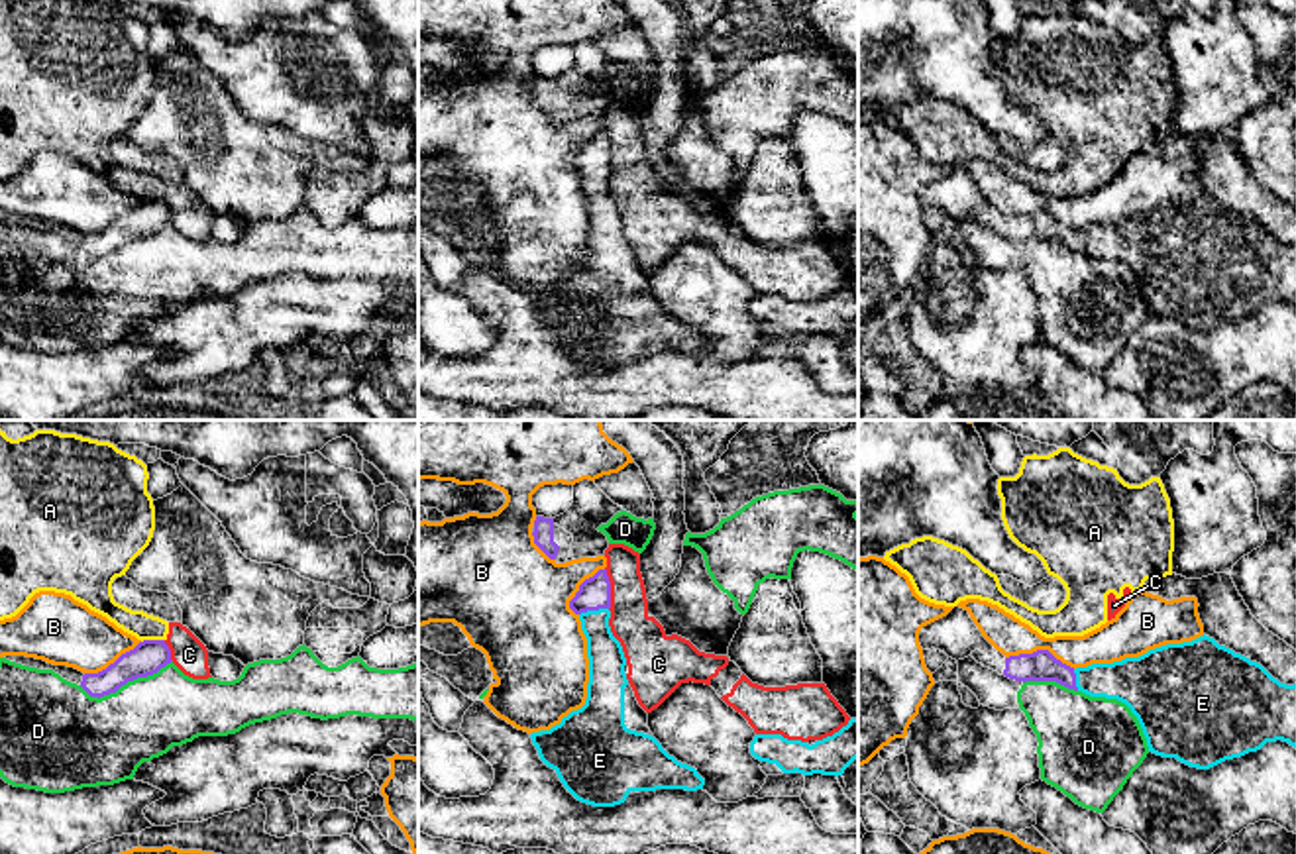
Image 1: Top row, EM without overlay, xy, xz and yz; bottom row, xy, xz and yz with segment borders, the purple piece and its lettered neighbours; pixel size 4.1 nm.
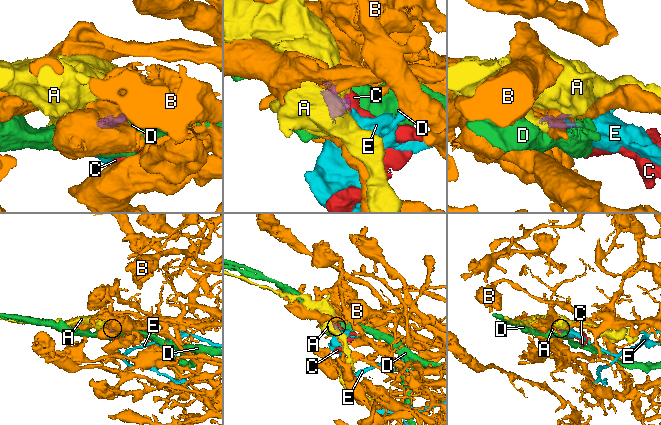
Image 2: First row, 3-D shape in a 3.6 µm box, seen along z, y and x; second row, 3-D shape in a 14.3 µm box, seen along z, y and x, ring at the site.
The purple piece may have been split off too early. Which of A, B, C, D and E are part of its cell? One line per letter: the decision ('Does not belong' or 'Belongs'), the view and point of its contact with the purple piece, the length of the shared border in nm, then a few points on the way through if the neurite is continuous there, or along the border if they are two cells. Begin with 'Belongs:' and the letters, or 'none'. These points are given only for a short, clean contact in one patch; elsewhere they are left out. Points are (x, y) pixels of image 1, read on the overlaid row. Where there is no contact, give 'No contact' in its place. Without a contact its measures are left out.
Belongs: E
A: Does not belong. Touches purple at xy (152, 640). Shared border 100 nm. Boundary: xy (163, 639), (146, 639), (142, 642)
B: Does not belong. Touches purple at yz (1041, 650). Shared border 300 nm
C: Does not belong. Touches purple at xz (609, 589). Shared border 180 nm. Boundary: xz (605, 568), (609, 609)
D: Does not belong. Touches purple at xy (124, 684). Shared border 400 nm
E: Belongs. Touches purple at xz (594, 609). Shared border 120 nm. Path across: xz (594, 593), (594, 609), (594, 623), (605, 654)

